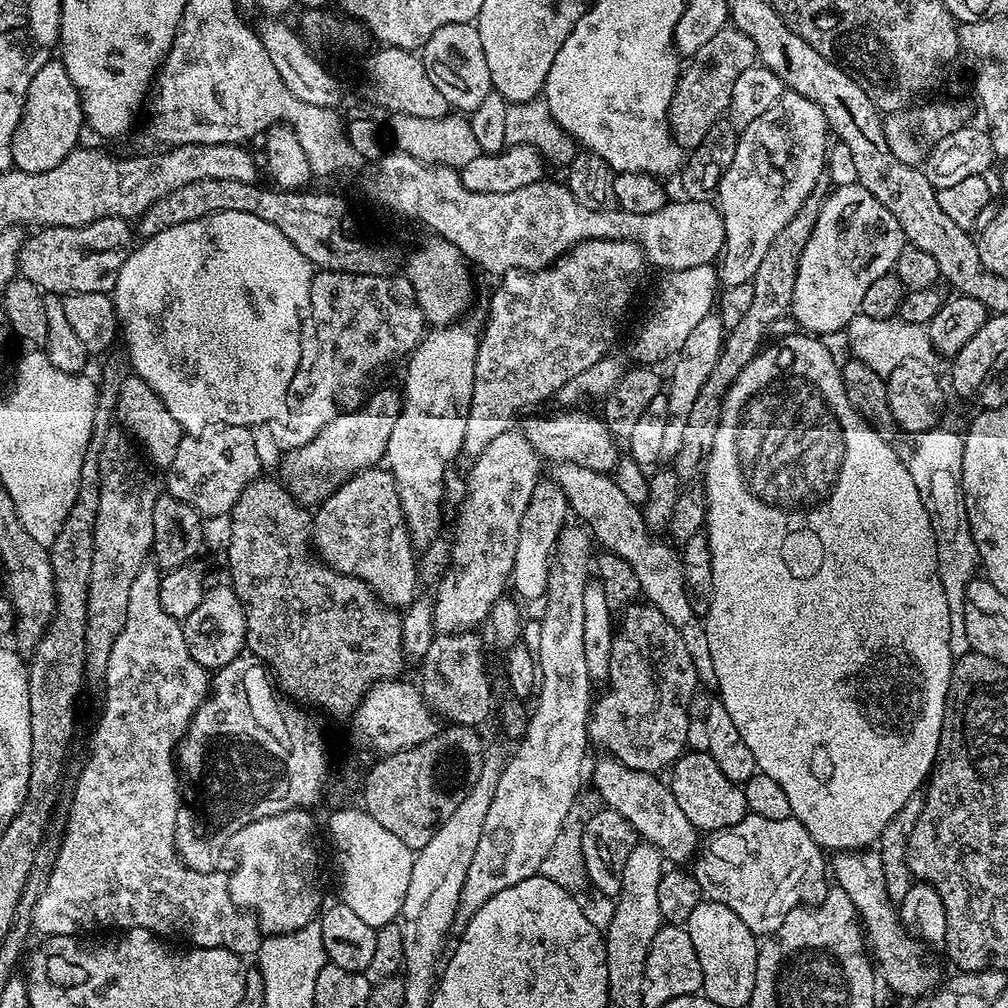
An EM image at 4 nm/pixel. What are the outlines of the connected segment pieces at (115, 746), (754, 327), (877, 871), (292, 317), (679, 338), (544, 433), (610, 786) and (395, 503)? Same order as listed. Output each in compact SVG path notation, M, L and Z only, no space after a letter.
M147 562L141 566L138 570L137 577L130 583L130 594L127 599L126 607L126 620L125 625L122 626L121 633L118 634L116 641L113 644L113 648L109 652L109 662L106 666L103 675L102 682L104 682L104 713L100 716L100 721L96 724L96 733L92 736L92 745L88 748L88 757L84 760L84 765L80 768L80 773L76 776L76 785L72 788L72 801L68 804L68 817L64 820L64 833L60 836L60 849L55 849L52 857L52 869L48 875L48 881L44 887L43 894L38 898L38 902L32 907L32 928L35 931L41 932L41 937L47 938L49 936L76 936L81 934L80 932L92 932L95 928L112 928L108 930L127 930L129 928L145 928L148 932L155 932L157 936L161 938L173 938L177 936L177 941L183 942L188 946L195 946L197 948L228 948L231 952L235 952L237 956L241 958L249 958L248 956L255 957L260 950L260 942L262 939L262 933L260 925L257 924L255 916L251 912L236 907L236 904L232 901L232 895L230 894L230 886L228 885L228 876L225 873L220 873L219 870L213 870L211 872L199 872L193 868L188 868L180 860L180 856L176 853L176 819L180 813L182 807L182 781L178 775L178 765L176 763L176 750L182 737L184 737L184 731L188 729L188 723L194 718L196 711L203 705L204 701L209 699L210 696L210 683L208 684L208 676L210 676L209 669L204 668L198 662L194 662L194 658L190 654L190 650L186 646L186 638L184 637L184 630L181 621L170 618L170 614L166 614L166 610L162 610L160 605L160 599L158 598L158 590L160 589L160 577L162 575L161 569L157 567L155 563Z
M812 193L804 204L797 210L794 218L790 220L777 234L766 250L758 271L750 283L753 289L753 301L746 310L745 317L725 337L724 350L720 352L719 360L715 364L698 397L694 400L693 409L690 410L687 426L683 432L683 439L678 454L672 463L672 469L682 484L693 483L700 474L700 467L708 457L710 446L714 442L715 423L720 419L720 401L723 399L734 378L753 360L763 344L768 328L791 309L794 283L797 277L798 258L805 248L806 242L813 232L814 223L820 213L822 198L819 193Z
M840 850L835 853L836 856L831 857L830 872L836 875L835 887L839 891L846 894L846 898L850 898L850 902L854 902L857 917L862 921L863 931L866 933L867 943L870 945L871 955L874 957L875 963L878 965L879 975L897 992L900 996L912 996L911 998L923 998L933 991L941 983L942 975L924 957L921 941L913 936L904 927L900 920L900 914L897 905L890 898L890 894L886 890L886 874L882 874L882 858L879 851L876 850Z
M226 210L218 214L210 214L198 218L194 222L182 222L178 226L170 226L170 230L162 230L162 234L154 234L143 242L137 243L127 253L124 265L119 265L116 273L116 285L110 297L116 308L116 319L122 340L128 346L126 359L131 371L148 383L154 394L162 400L171 417L178 426L188 434L200 432L211 424L229 424L252 428L256 424L264 424L276 415L285 411L288 403L288 387L294 378L294 370L298 370L300 361L300 325L308 307L310 286L314 269L308 260L294 247L294 242L278 230L270 222L262 222L262 218L254 218L254 214L238 214L238 210Z
M712 264L665 271L661 276L664 277L656 288L656 305L636 336L636 356L640 359L637 361L644 366L656 366L659 360L675 357L676 351L686 342L686 334L713 311L718 298L718 272Z
M560 410L564 412L556 412L553 416L548 416L541 422L540 428L523 429L524 436L529 440L530 446L534 447L537 454L545 461L550 460L553 465L560 463L574 463L577 466L584 466L589 470L603 473L611 473L615 469L616 461L621 459L622 452L618 447L618 441L613 436L612 431L604 424L603 419L599 415L591 416L588 412L576 412L580 410Z
M607 754L601 755L601 757L601 760L593 768L591 765L590 776L592 772L592 784L596 787L597 794L604 799L603 803L618 814L622 814L622 818L626 818L626 822L630 822L630 826L636 831L637 837L643 843L655 846L665 861L671 862L676 866L683 865L685 863L683 860L691 861L698 851L702 836L690 822L690 818L686 818L686 814L682 814L671 787L665 781L663 784L659 775L643 772L642 770L634 770L630 766L626 766L621 760L616 760L613 756Z
M387 467L357 472L337 492L321 500L315 512L312 542L324 563L343 576L366 582L387 607L404 610L417 599L418 552L408 533L398 486Z

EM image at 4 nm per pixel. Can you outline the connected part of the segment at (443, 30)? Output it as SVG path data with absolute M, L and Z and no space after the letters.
M447 23L429 36L420 52L430 82L441 90L449 105L458 112L470 114L491 92L490 72L483 53L481 35L471 23Z

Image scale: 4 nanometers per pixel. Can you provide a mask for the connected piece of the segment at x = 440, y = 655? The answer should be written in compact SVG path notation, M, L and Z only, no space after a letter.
M471 630L433 635L430 650L426 650L419 665L420 676L424 679L424 699L431 704L433 712L443 719L445 716L448 719L445 721L452 724L480 726L480 723L494 712L493 677L488 676L488 664L484 661L484 644L476 634Z

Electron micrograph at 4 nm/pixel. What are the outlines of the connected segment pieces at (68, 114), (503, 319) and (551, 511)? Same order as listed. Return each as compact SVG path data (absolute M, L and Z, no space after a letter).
M59 58L47 60L30 82L24 113L12 135L15 171L38 174L42 170L54 170L54 166L58 166L58 162L81 143L80 128L84 127L80 95L70 82L70 74L66 74L66 66Z
M583 240L547 268L516 268L499 277L500 285L488 304L488 321L476 346L474 394L464 418L466 430L462 452L465 457L478 457L494 438L516 424L516 415L523 408L551 396L553 399L566 382L609 355L608 347L616 336L616 327L644 276L644 268L644 250L632 240Z
M540 482L534 486L534 492L519 527L518 546L510 579L511 591L516 591L515 595L521 601L524 599L540 602L547 597L550 561L554 555L556 539L560 536L560 531L569 523L568 518L570 519L570 509L566 494L556 483Z

